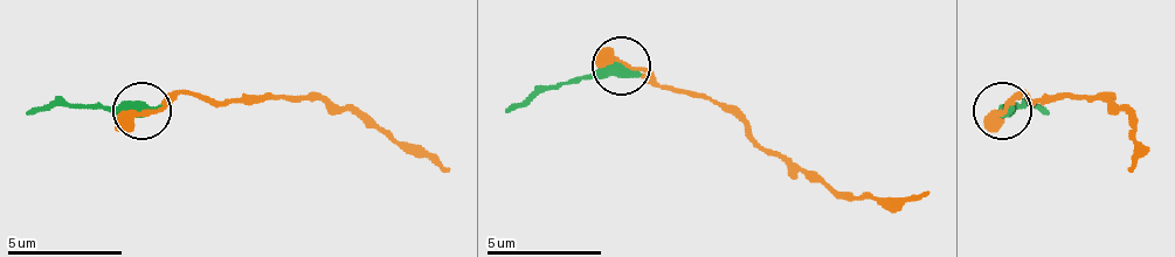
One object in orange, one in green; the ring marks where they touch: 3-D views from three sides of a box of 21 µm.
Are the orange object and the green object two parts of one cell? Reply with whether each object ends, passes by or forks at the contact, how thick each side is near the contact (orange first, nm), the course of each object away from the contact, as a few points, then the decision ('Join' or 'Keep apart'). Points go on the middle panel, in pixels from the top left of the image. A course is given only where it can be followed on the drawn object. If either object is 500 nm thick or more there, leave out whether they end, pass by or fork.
Thickness 320 nm (orange) against 600 nm. Course of orange: (622, 64), (714, 98), (766, 151), (830, 185), (864, 196), (927, 190). Course of green: (622, 64), (536, 88), (507, 110). Join

